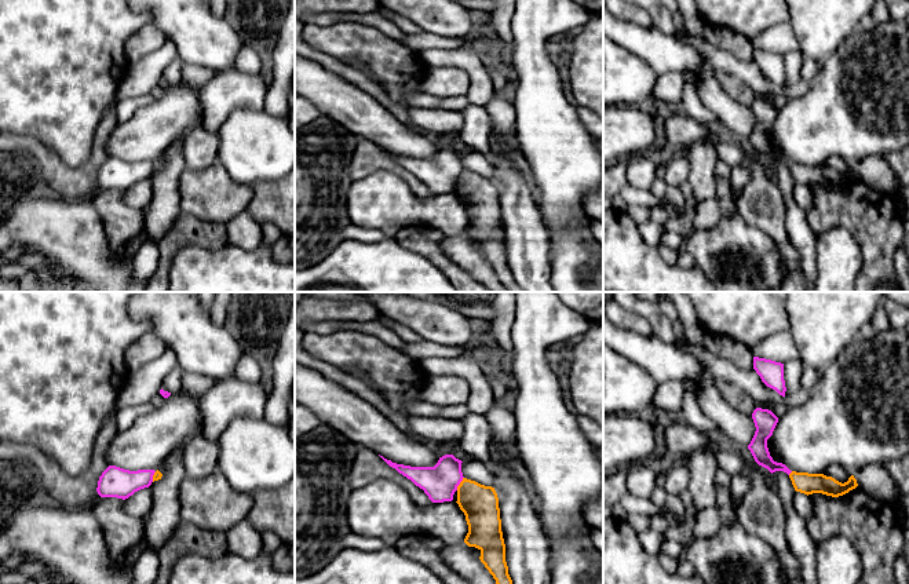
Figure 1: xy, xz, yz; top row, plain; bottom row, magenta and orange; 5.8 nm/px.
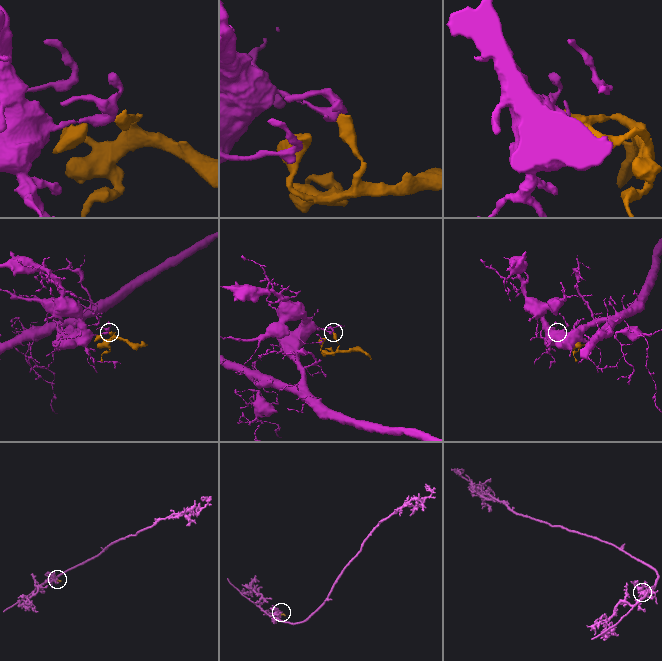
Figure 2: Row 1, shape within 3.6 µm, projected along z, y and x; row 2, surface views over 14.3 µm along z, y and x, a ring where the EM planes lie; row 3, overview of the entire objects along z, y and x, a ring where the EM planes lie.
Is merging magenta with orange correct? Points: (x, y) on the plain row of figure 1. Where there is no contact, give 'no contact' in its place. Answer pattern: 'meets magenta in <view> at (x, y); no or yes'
meets magenta in xz at (459, 175); no

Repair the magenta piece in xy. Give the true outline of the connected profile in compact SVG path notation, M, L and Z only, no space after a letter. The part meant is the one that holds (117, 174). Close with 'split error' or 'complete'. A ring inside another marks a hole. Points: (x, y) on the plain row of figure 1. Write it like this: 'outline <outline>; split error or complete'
outline M109 157L98 172L96 183L101 189L128 190L135 183L149 179L153 174L154 161L129 163Z; complete

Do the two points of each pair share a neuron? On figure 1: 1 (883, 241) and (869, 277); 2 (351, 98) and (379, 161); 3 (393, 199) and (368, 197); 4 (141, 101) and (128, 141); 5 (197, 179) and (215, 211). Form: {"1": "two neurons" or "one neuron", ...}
{"1": "one neuron", "2": "two neurons", "3": "one neuron", "4": "two neurons", "5": "one neuron"}

